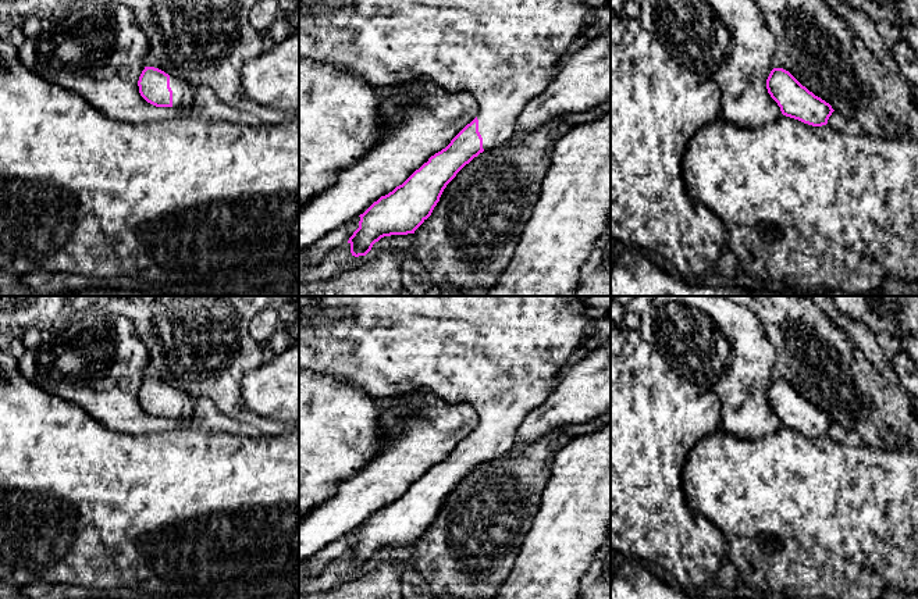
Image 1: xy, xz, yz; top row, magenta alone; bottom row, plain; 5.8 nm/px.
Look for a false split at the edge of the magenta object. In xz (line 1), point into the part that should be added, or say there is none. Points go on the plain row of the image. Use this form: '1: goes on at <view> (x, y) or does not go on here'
1: goes on at xz (502, 355)

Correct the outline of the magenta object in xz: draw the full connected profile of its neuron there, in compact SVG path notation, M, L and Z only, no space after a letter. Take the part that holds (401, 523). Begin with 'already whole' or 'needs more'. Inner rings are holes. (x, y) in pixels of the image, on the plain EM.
needs more; M299 296L299 370L312 370L319 374L330 375L339 382L362 388L377 399L410 395L414 391L428 391L445 403L470 404L480 417L478 427L467 435L445 460L431 467L428 473L416 481L402 496L396 498L388 506L381 507L359 527L359 539L348 552L352 567L366 567L373 556L384 548L414 545L431 527L446 496L466 475L480 464L495 461L513 449L519 427L563 379L572 363L573 353L583 346L586 336L594 329L598 321L586 313L581 304L583 297L584 296Z

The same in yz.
already whole; M783 379L771 382L766 400L783 427L812 438L826 436L835 422L829 414L810 403Z

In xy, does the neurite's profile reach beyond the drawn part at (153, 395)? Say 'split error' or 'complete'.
split error

